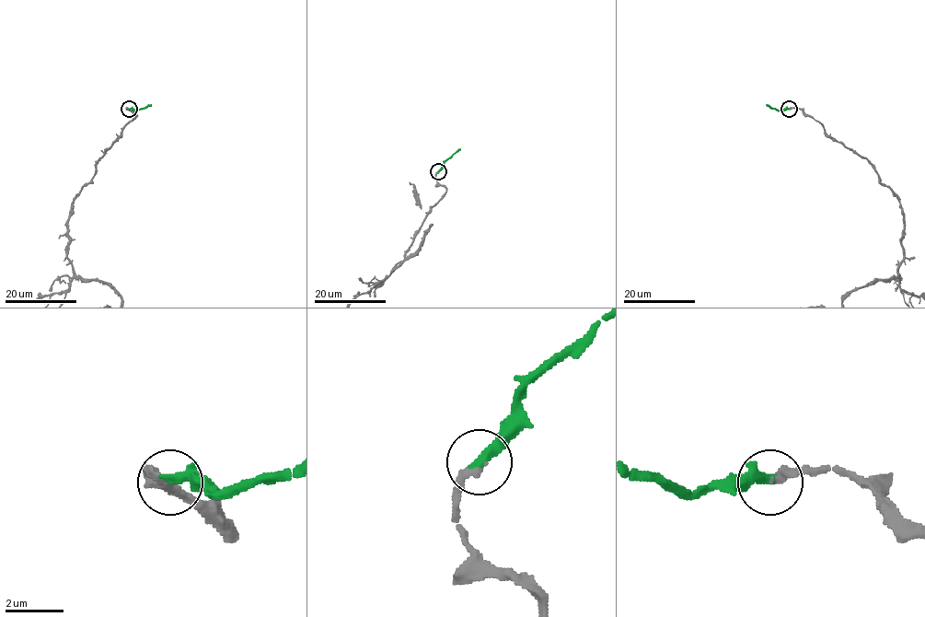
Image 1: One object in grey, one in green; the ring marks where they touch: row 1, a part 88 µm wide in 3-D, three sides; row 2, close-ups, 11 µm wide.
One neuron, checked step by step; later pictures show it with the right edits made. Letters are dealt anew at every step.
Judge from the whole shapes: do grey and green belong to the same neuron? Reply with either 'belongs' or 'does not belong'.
belongs

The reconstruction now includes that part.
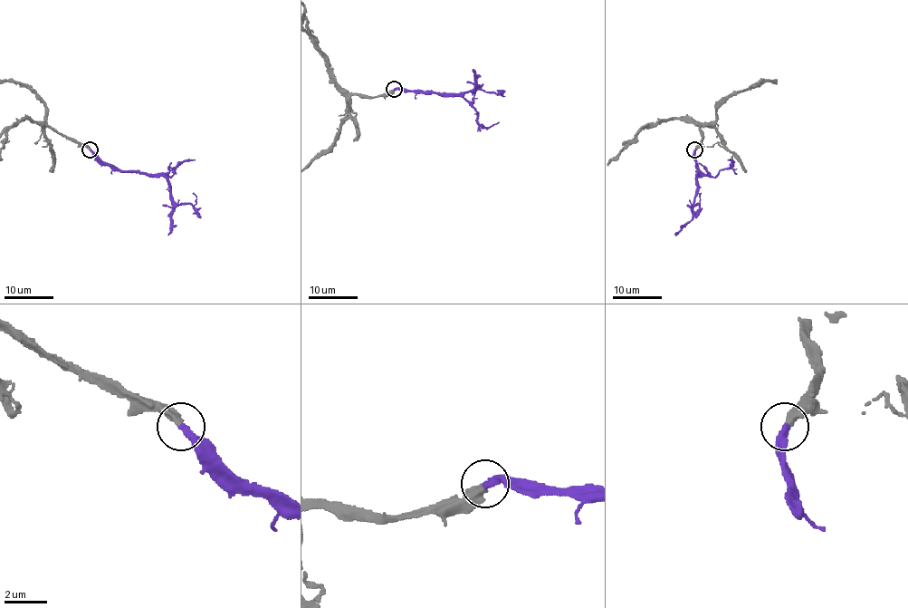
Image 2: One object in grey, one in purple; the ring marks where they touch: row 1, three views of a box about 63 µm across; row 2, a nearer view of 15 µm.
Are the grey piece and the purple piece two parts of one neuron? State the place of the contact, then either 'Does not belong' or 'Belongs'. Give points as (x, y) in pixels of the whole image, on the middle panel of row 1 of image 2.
Place: (394, 89). Belongs

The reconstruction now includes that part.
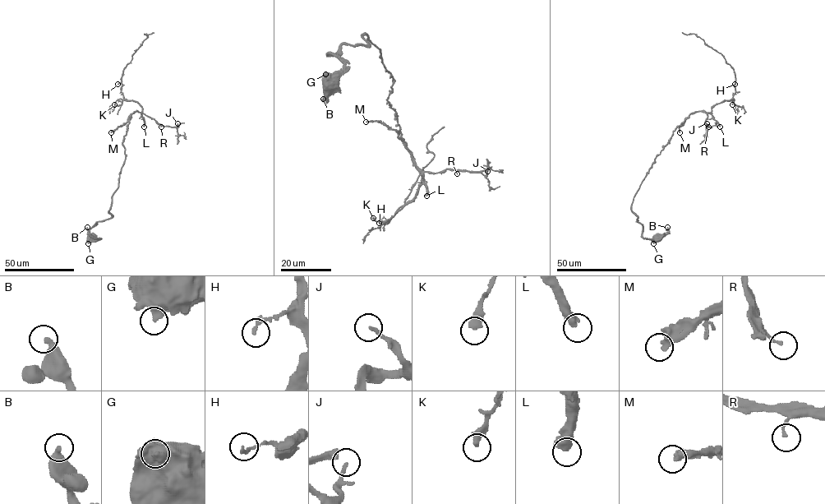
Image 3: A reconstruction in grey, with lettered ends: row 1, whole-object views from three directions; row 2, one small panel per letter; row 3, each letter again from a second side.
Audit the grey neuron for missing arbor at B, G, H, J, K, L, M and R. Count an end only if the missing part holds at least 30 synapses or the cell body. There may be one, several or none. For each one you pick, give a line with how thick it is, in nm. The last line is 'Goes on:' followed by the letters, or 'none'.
L: calibre 480 nm
Goes on: L

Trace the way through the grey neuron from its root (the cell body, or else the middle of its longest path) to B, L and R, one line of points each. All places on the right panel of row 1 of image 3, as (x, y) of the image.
B: (656, 237), (665, 234), (669, 231), (667, 227)
L: (656, 237), (652, 241), (642, 237), (642, 225), (631, 209), (655, 158), (691, 113), (710, 113), (720, 127)
R: (656, 237), (642, 237), (631, 209), (634, 195), (673, 131), (691, 113), (706, 113), (708, 127)

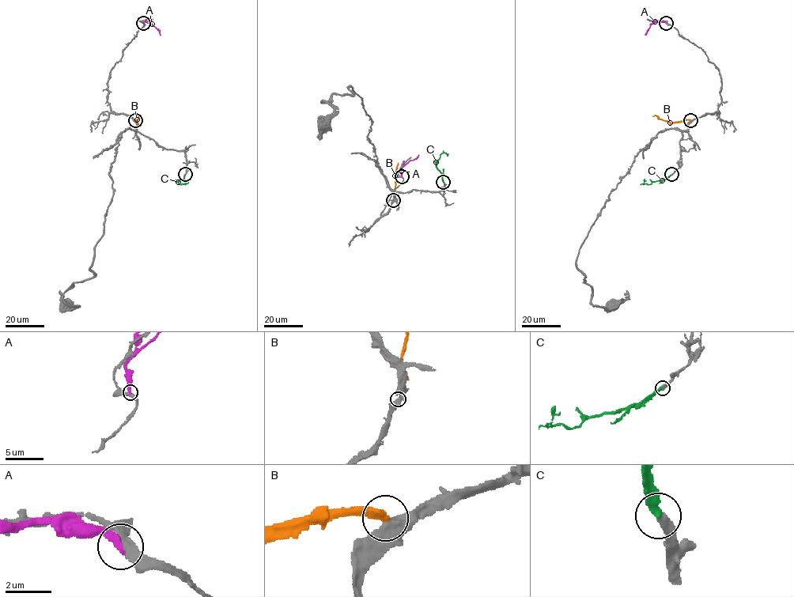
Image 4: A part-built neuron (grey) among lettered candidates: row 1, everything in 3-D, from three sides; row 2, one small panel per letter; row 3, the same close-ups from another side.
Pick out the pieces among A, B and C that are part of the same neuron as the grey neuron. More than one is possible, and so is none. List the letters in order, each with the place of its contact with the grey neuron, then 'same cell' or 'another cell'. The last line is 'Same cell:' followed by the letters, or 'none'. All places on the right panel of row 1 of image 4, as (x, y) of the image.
A: meets grey at (666, 23); another cell
B: meets grey at (690, 120); another cell
C: meets grey at (671, 174); same cell
Same cell: C

